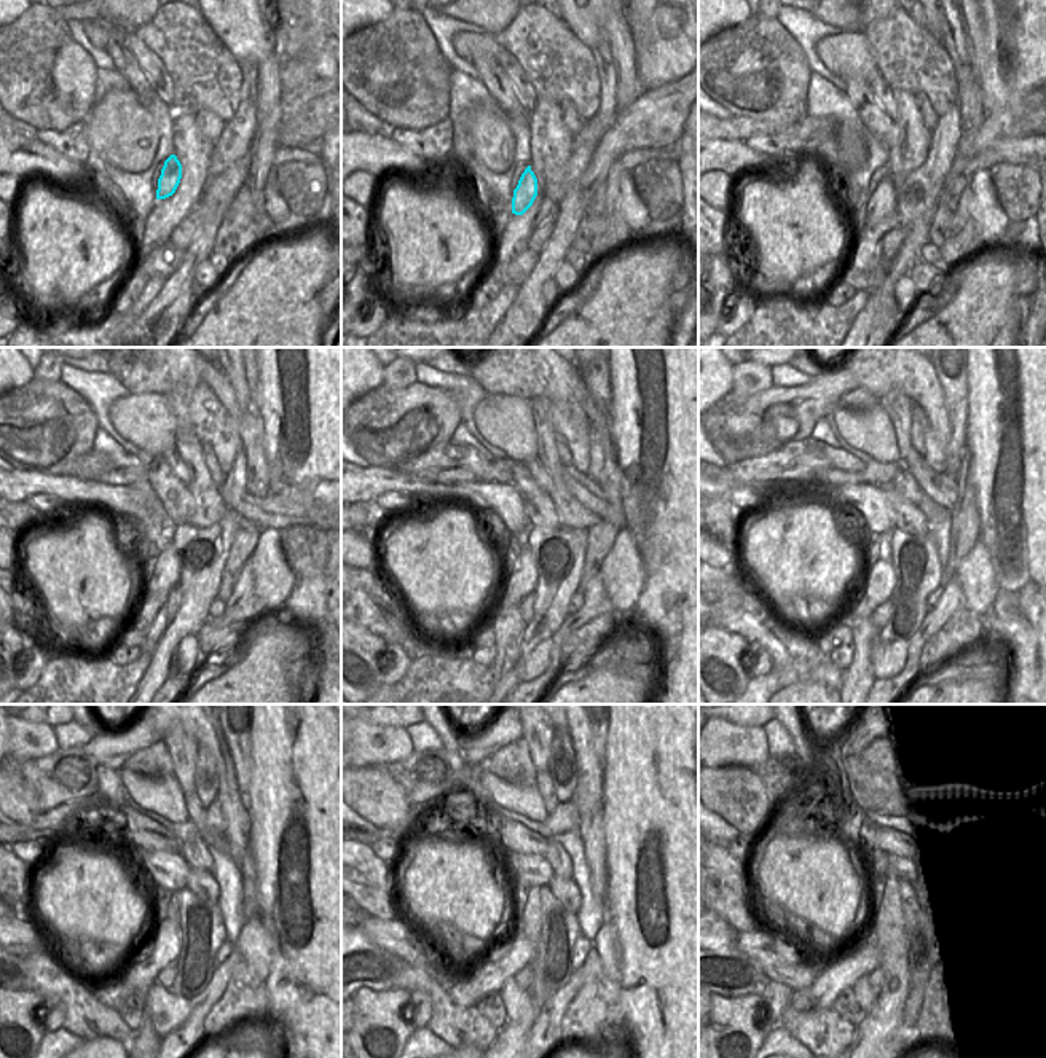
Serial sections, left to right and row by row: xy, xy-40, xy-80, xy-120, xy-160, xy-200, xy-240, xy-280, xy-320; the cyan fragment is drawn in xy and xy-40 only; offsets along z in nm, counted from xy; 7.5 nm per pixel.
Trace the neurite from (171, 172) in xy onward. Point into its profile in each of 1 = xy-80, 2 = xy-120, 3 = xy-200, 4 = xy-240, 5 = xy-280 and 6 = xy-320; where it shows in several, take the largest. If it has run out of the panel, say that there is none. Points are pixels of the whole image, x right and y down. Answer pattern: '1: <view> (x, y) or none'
1: xy-80 (882, 203)
2: xy-120 (165, 571)
3: xy-200 (879, 582)
4: xy-240 (166, 937)
5: xy-280 (487, 977)
6: xy-320 (837, 975)

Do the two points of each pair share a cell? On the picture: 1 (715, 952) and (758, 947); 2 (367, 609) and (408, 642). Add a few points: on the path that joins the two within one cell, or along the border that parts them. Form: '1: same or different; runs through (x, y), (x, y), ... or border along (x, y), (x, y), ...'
1: different; border along (734, 932), (735, 944), (761, 967), (764, 975)
2: same; runs through (377, 611), (399, 633)

